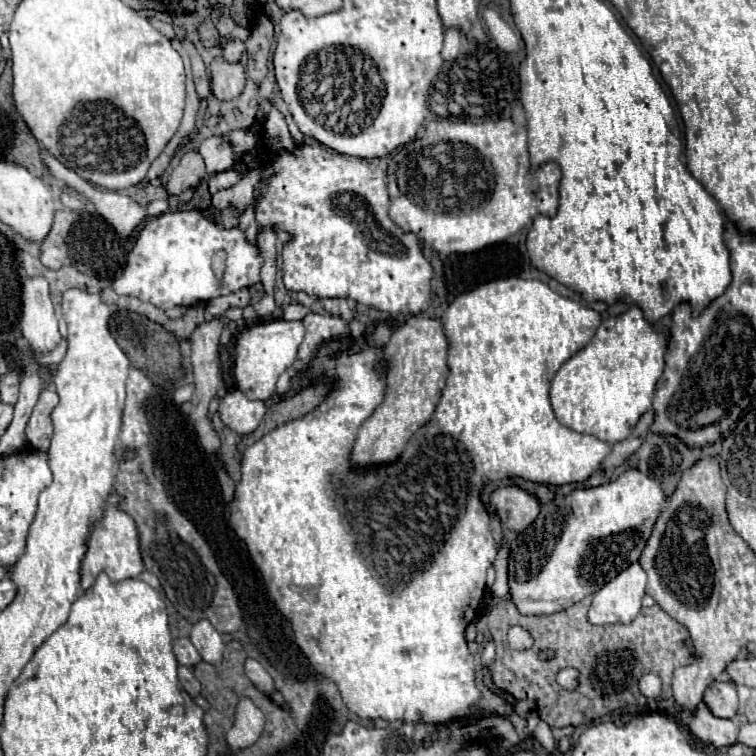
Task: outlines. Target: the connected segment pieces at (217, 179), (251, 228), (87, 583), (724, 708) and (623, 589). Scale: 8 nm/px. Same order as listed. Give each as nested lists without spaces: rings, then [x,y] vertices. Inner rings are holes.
[[[226,170],[226,172],[214,174],[214,176],[208,180],[208,192],[210,192],[210,194],[216,194],[216,192],[218,192],[218,186],[234,186],[238,180],[240,180],[240,174],[234,172],[234,170]]]
[[[258,196],[246,206],[246,210],[240,214],[240,228],[246,232],[246,238],[254,244],[256,242],[256,234],[258,234],[258,226],[256,226],[256,218],[254,218],[254,212],[256,212],[256,200]]]
[[[106,506],[102,520],[96,524],[96,528],[90,532],[88,538],[88,550],[82,560],[82,588],[90,588],[94,584],[94,578],[100,572],[106,572],[110,580],[120,582],[124,578],[136,578],[144,570],[142,554],[140,554],[140,540],[138,540],[138,528],[132,516],[128,516],[122,510],[116,510],[114,506]]]
[[[714,682],[706,688],[704,702],[718,718],[734,718],[738,714],[738,694],[734,682]]]
[[[632,564],[630,568],[622,570],[612,582],[602,586],[590,604],[588,620],[592,624],[630,624],[640,608],[644,596],[646,572],[640,564]]]

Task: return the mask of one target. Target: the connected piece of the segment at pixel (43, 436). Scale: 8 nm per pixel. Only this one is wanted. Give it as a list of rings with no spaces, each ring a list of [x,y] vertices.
[[[42,390],[38,404],[32,410],[32,416],[28,420],[28,428],[26,428],[26,438],[30,440],[30,444],[40,450],[42,454],[48,452],[50,448],[50,438],[52,438],[52,410],[58,404],[58,394],[54,390]]]

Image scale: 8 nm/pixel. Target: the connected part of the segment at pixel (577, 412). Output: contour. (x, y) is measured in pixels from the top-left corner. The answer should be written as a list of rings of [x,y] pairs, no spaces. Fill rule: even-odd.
[[[638,306],[628,308],[620,316],[606,318],[596,330],[590,344],[578,350],[568,362],[564,362],[552,380],[550,402],[558,422],[574,432],[596,436],[608,444],[626,440],[632,428],[636,426],[636,422],[642,418],[642,414],[652,408],[654,386],[660,380],[666,364],[664,360],[666,350],[668,350],[668,336],[658,328],[654,328],[652,324],[648,324],[648,320],[644,318]]]

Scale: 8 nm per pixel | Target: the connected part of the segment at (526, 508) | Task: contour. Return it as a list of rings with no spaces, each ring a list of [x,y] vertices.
[[[518,486],[496,488],[490,494],[490,502],[500,516],[502,526],[514,532],[522,532],[524,528],[528,528],[540,512],[538,498],[530,496],[526,490]]]

